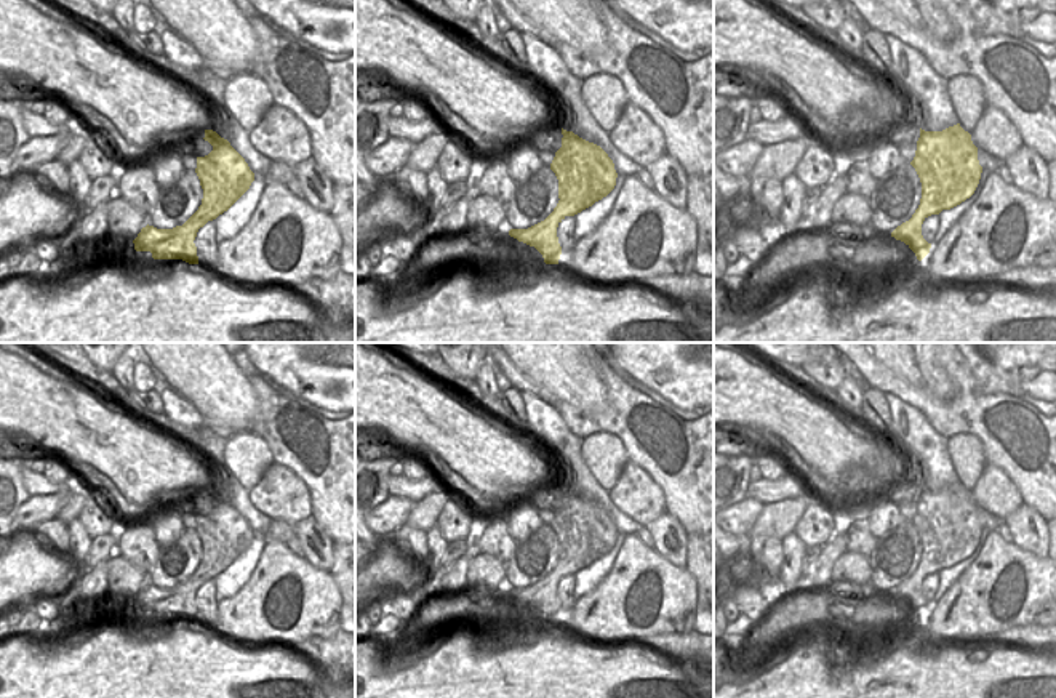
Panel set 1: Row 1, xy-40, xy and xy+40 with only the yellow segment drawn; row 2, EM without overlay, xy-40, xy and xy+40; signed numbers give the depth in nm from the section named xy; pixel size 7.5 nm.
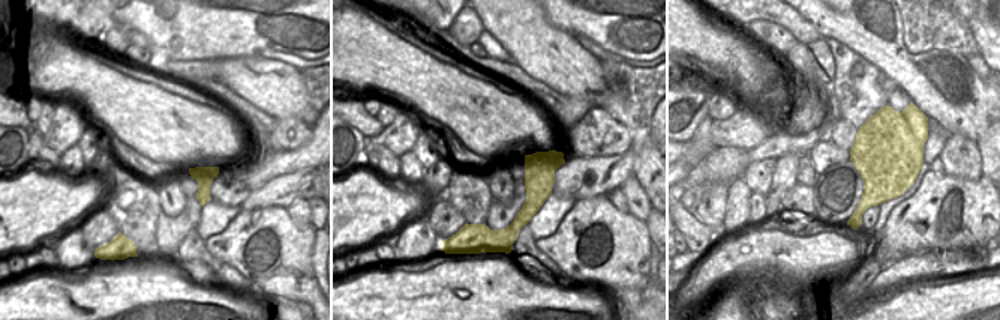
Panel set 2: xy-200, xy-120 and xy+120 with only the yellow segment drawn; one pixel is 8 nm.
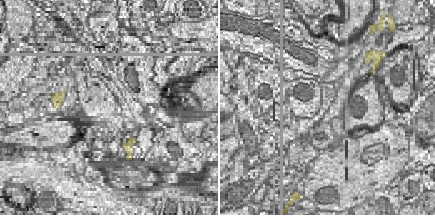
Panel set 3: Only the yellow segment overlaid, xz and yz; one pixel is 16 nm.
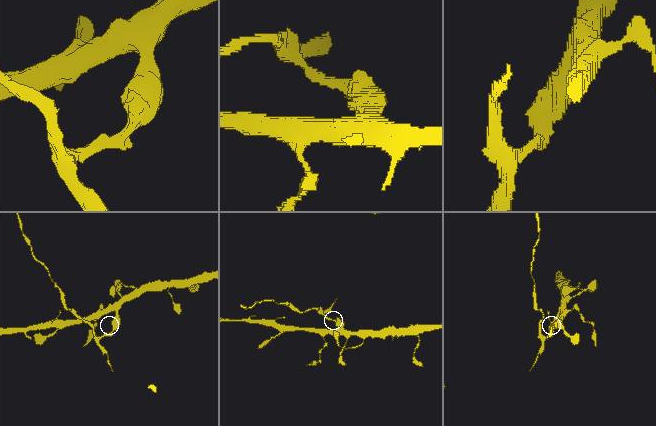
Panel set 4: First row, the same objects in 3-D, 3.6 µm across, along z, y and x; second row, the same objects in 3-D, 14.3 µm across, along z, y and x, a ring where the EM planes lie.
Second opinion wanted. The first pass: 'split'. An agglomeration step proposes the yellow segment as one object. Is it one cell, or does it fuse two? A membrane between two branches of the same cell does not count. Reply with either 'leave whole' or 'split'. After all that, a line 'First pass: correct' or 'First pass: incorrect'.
split
First pass: correct

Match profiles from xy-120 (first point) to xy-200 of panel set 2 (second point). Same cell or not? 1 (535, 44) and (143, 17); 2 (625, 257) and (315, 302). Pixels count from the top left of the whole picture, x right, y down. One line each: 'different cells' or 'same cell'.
1: different cells
2: same cell

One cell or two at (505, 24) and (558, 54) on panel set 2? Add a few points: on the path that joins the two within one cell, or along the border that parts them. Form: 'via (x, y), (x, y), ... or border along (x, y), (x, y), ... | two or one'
via (519, 27), (544, 53) | one

